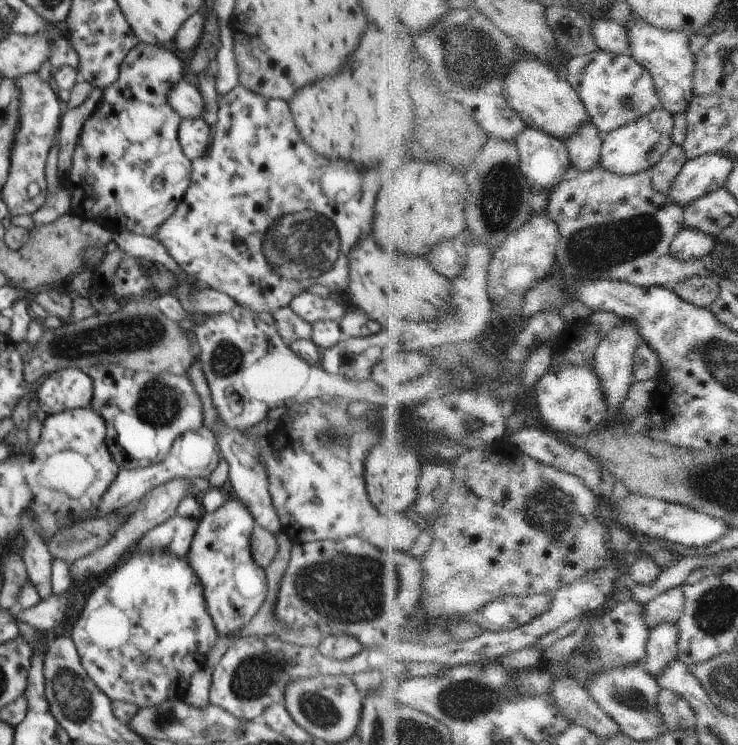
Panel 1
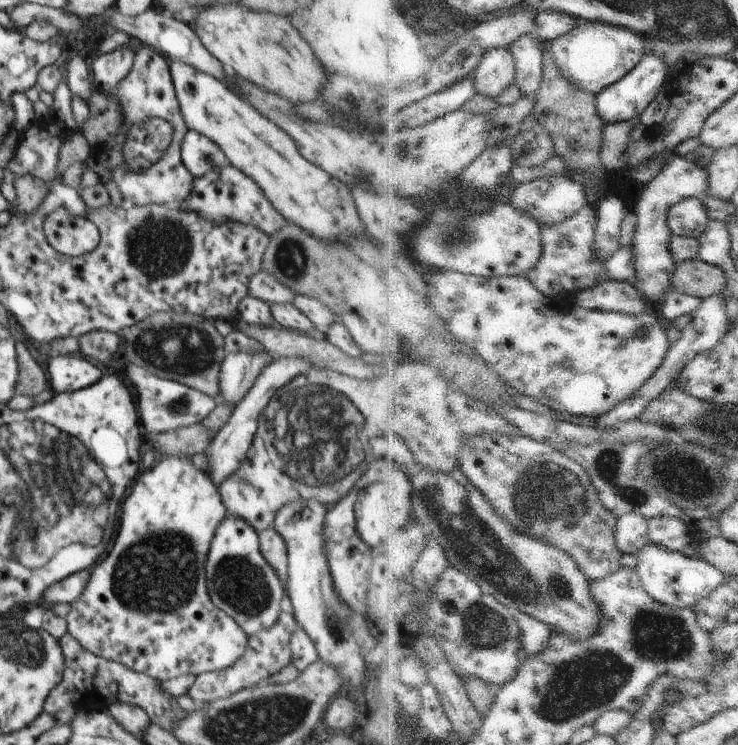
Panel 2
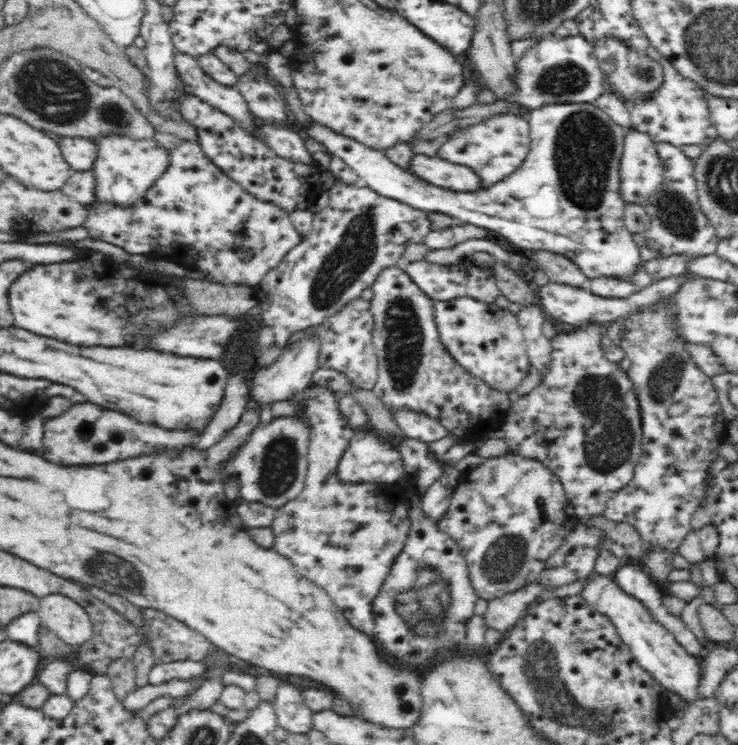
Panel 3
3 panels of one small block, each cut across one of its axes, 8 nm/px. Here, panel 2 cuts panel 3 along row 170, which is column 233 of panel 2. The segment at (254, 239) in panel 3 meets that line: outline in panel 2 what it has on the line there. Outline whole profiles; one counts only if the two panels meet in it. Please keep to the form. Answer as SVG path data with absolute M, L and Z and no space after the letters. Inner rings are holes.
M232 163L215 168L201 177L193 177L193 189L180 204L180 210L196 213L211 223L239 222L254 225L269 238L274 236L285 224L285 218L270 204L264 191L253 178L244 174Z

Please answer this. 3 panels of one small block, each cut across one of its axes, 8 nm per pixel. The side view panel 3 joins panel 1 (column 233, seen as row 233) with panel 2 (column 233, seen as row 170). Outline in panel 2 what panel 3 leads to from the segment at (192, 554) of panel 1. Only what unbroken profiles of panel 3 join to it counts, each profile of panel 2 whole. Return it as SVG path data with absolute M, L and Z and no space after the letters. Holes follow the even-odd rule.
M247 351L225 356L219 372L219 387L222 402L238 406L244 395L254 386L260 371L272 362L266 351L258 353ZM227 512L211 540L206 562L208 590L214 606L231 616L247 636L270 628L286 603L283 584L266 562L259 546L259 534L254 526Z

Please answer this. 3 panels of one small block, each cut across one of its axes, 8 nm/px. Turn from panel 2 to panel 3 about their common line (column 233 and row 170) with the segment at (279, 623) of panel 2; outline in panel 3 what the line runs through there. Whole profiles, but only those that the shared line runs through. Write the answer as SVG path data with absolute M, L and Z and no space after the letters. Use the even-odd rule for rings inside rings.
M656 143L658 158L662 161L664 178L658 190L640 206L650 216L650 222L643 233L648 239L646 247L659 250L664 257L676 254L691 254L703 257L712 254L718 246L719 238L715 228L709 224L708 218L699 206L694 178L694 160L688 157L680 147L669 143Z

